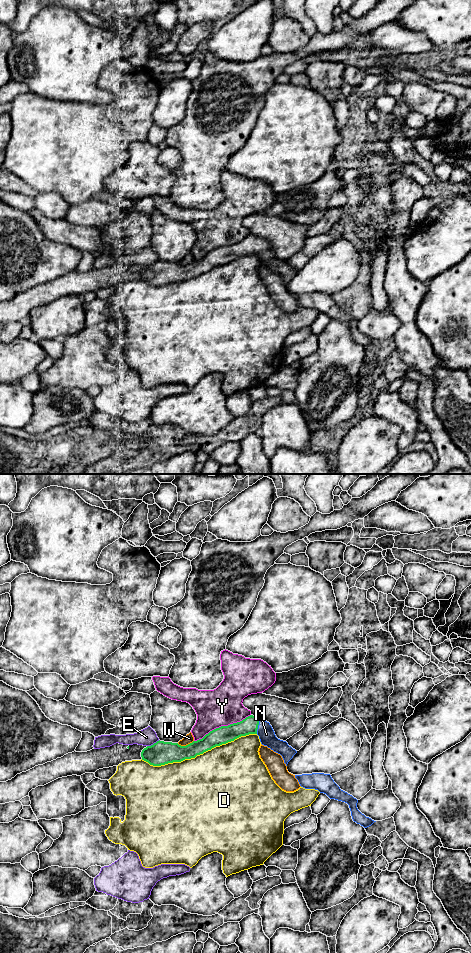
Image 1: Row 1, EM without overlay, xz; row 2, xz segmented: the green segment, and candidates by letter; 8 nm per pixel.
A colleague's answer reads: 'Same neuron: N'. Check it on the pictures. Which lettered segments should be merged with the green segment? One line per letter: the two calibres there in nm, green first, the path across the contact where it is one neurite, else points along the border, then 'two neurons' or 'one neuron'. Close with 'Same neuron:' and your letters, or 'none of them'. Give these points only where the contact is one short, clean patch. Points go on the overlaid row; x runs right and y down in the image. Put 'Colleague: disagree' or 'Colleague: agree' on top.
Colleague: agree
D: 180 nm thick on the green side, 480 nm on the other; two neurons
E: 190 nm thick on the green side, 140 nm on the other; two neurons
N: 140 nm thick on the green side, 130 nm on the other; runs through xz (249, 725), (257, 726), (266, 734); one neuron
W: 190 nm thick on the green side, 70 nm on the other; two neurons
Y: 140 nm thick on the green side, 300 nm on the other; two neurons
Same neuron: N

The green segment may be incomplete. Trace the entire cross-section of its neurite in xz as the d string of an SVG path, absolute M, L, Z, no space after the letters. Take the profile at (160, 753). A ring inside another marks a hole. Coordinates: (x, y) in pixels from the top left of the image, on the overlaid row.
M250 715L240 722L216 728L202 739L193 741L186 746L159 740L153 745L144 748L141 752L141 757L142 760L153 766L181 762L185 759L195 758L197 755L203 754L216 746L249 734L257 734L261 744L280 754L286 766L297 753L286 741L276 737L269 722Z

